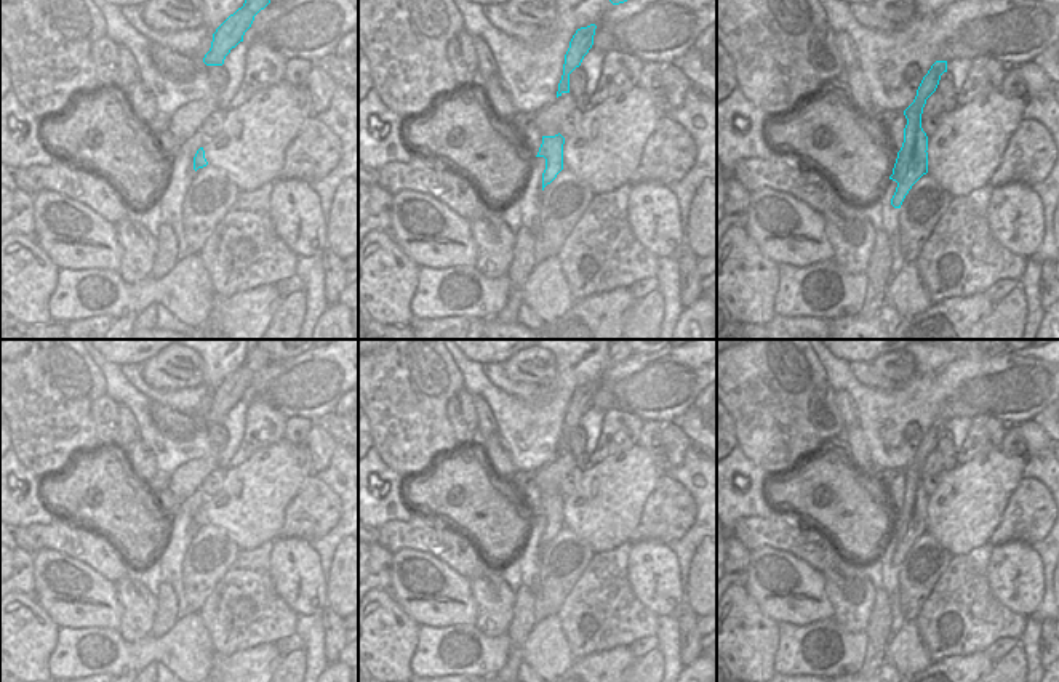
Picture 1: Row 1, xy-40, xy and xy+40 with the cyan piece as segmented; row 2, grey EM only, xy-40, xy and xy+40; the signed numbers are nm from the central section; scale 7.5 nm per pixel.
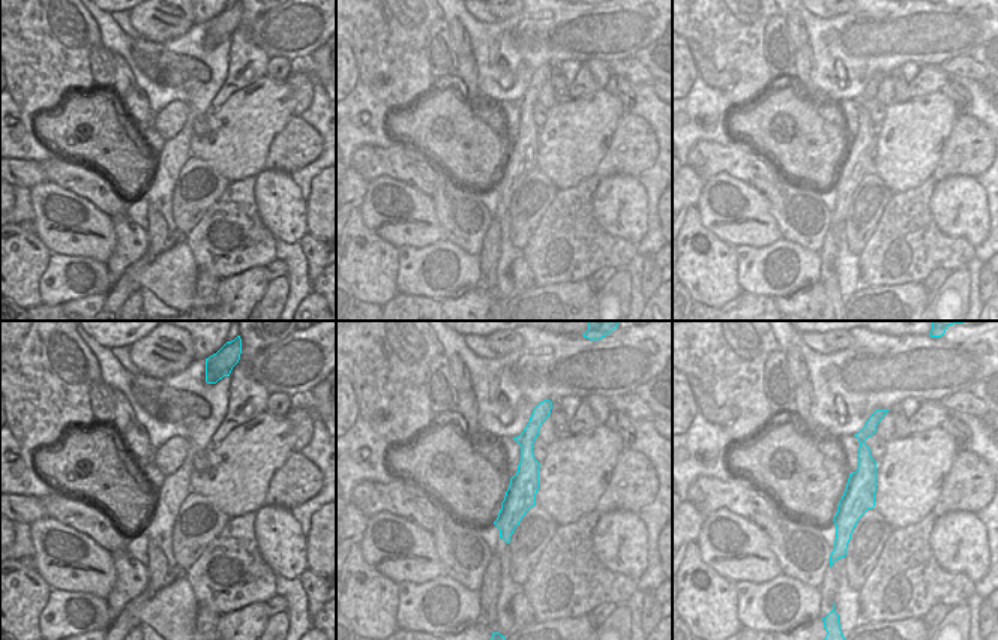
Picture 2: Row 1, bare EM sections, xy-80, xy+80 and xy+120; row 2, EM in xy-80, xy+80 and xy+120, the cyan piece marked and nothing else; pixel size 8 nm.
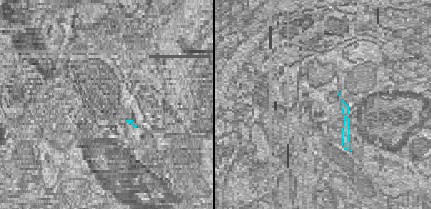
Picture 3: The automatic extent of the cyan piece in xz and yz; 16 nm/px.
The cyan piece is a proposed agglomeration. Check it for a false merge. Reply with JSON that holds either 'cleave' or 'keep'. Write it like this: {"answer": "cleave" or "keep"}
{"answer": "keep"}

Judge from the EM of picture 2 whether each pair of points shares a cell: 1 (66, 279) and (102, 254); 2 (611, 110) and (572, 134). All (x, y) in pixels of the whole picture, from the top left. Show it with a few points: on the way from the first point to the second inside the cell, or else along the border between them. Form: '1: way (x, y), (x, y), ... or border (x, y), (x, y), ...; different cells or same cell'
1: border (59, 252), (63, 255), (90, 257), (104, 264); different cells
2: way (602, 111), (581, 129); same cell

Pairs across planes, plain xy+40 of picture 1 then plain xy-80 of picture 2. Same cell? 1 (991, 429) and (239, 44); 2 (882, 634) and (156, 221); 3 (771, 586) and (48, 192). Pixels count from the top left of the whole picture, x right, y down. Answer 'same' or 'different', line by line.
1: same
2: same
3: same

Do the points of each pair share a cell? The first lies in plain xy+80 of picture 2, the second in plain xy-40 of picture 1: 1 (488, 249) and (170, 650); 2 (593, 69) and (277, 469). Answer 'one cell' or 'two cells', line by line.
1: two cells
2: two cells

